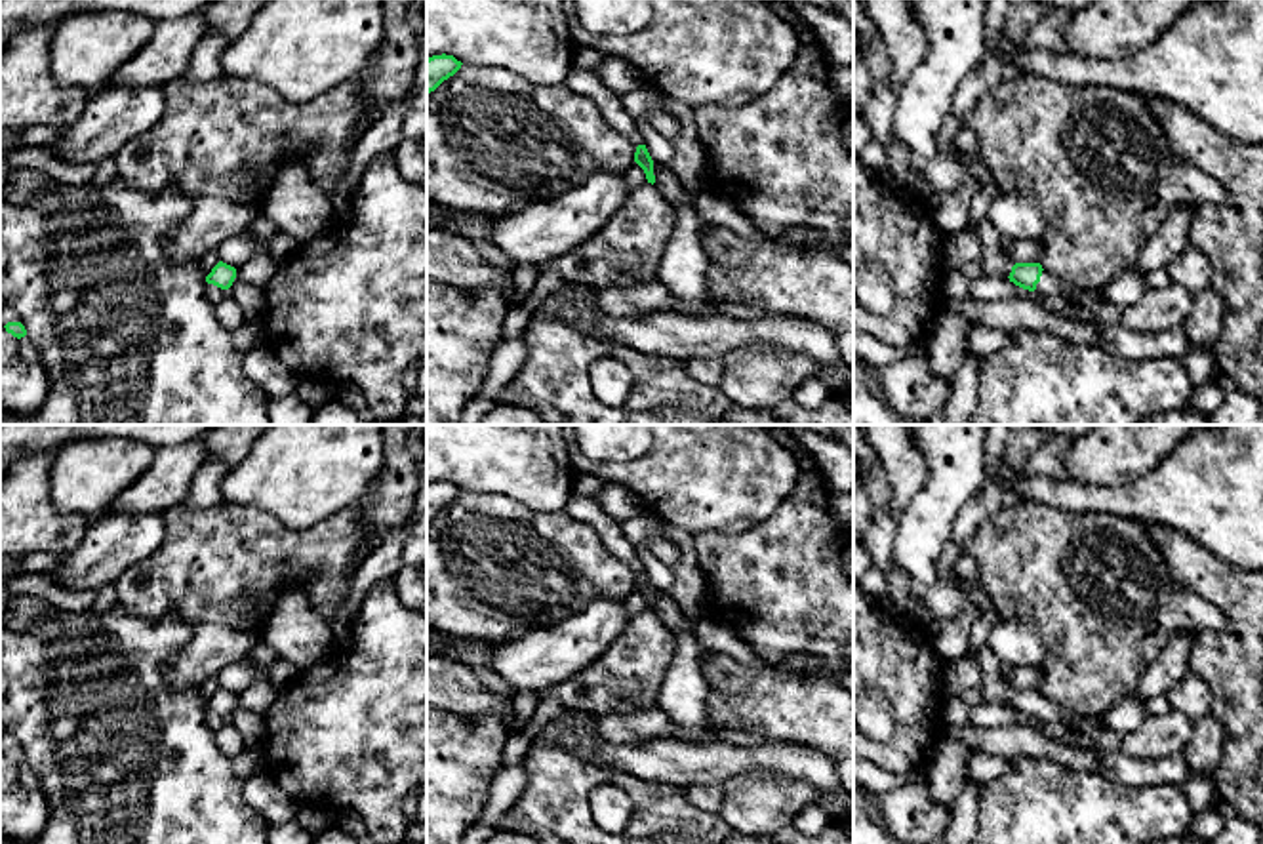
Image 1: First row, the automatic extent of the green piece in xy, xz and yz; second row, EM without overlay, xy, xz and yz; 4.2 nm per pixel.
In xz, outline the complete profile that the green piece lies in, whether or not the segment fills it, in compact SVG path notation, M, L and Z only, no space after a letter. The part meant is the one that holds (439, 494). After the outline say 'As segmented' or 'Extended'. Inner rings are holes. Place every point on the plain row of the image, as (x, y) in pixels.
M432 482L427 486L427 522L434 518L444 507L461 495L461 488L453 482Z. As segmented

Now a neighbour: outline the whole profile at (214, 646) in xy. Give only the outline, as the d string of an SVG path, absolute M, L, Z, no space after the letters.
M227 623L198 625L192 638L164 665L164 680L177 690L202 686L225 667L248 657L259 640L253 629Z

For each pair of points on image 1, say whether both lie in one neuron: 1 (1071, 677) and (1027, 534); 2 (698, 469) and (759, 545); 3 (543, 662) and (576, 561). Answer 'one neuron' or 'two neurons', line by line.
1: one neuron
2: two neurons
3: two neurons

